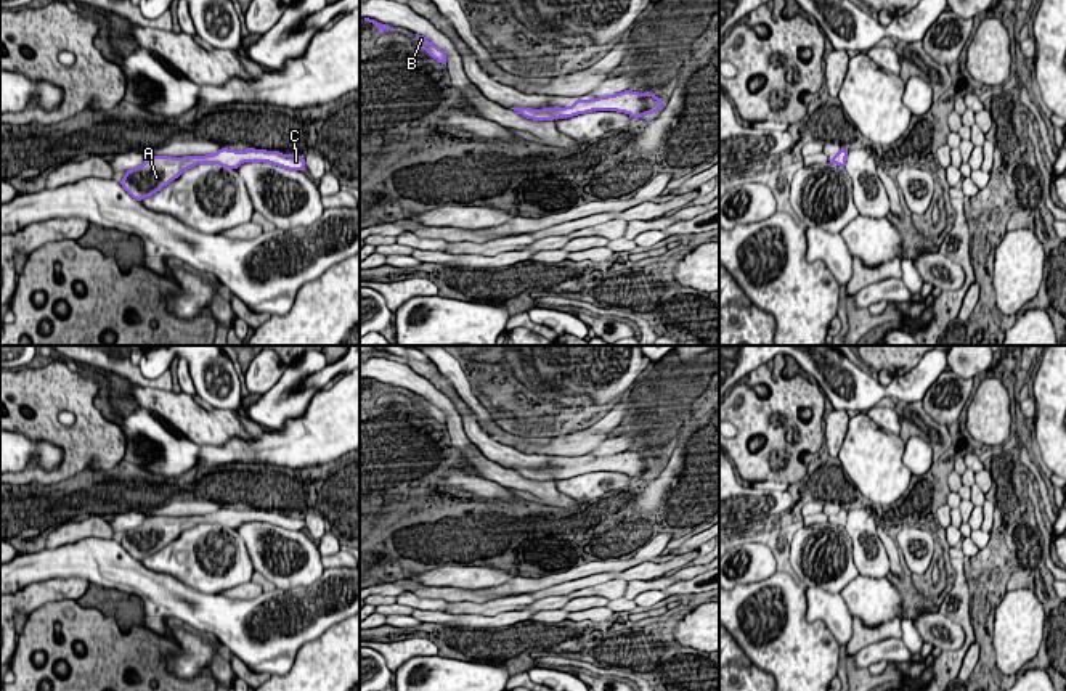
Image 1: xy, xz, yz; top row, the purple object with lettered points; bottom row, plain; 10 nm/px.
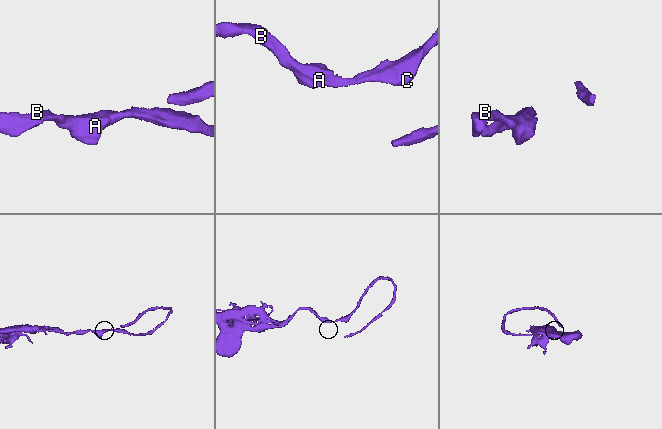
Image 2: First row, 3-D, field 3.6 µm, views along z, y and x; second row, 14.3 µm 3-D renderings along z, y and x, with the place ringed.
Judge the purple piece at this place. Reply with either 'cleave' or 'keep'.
keep

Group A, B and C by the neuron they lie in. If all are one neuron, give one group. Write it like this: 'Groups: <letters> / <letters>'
Groups: A B C

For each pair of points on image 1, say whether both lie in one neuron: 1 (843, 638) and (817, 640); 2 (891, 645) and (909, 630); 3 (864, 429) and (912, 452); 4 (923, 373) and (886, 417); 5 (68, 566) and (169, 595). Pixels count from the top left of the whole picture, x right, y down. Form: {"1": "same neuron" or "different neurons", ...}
{"1": "different neurons", "2": "different neurons", "3": "different neurons", "4": "different neurons", "5": "same neuron"}

